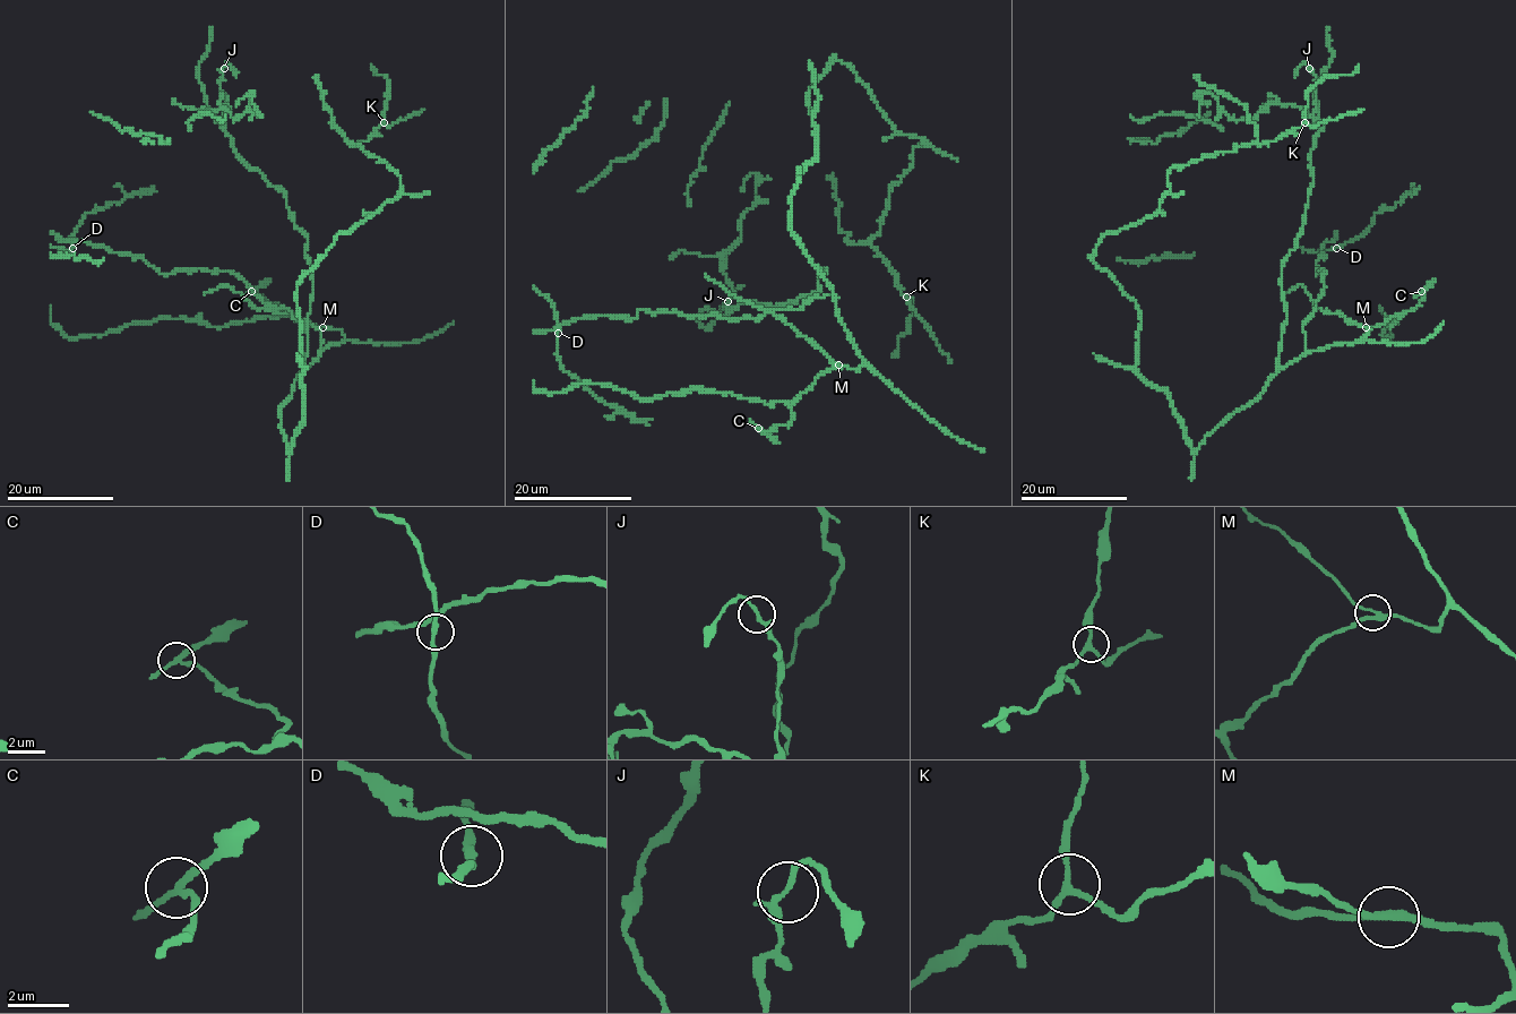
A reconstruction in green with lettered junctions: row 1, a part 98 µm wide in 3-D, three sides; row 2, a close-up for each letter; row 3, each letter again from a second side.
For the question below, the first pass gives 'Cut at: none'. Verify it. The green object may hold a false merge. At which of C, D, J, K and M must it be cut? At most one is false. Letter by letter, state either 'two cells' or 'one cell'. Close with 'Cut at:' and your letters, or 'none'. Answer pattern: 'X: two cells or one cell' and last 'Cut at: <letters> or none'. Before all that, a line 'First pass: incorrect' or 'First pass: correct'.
First pass: incorrect
C: two cells
D: one cell
J: one cell
K: one cell
M: one cell
Cut at: C

